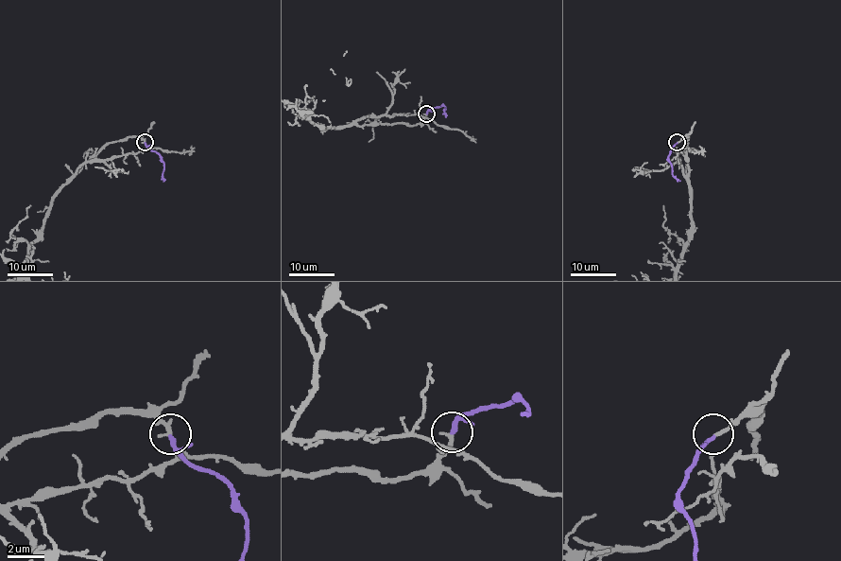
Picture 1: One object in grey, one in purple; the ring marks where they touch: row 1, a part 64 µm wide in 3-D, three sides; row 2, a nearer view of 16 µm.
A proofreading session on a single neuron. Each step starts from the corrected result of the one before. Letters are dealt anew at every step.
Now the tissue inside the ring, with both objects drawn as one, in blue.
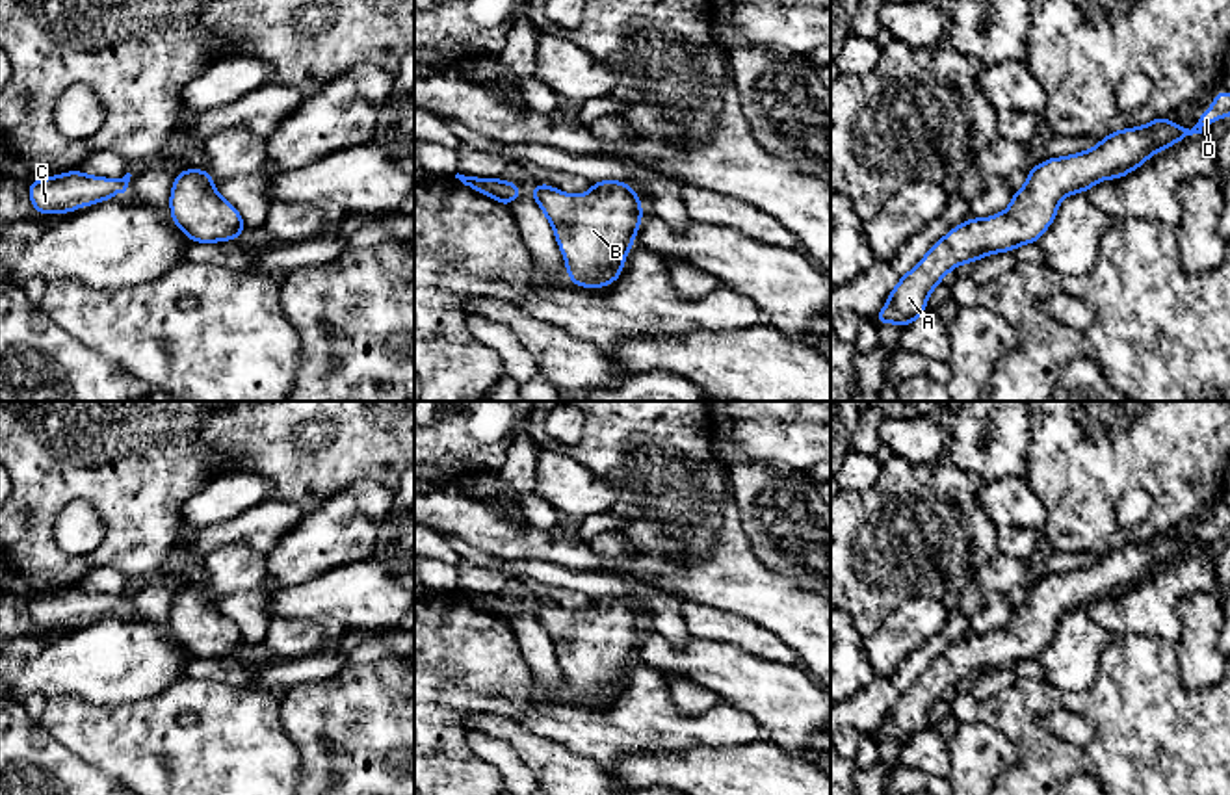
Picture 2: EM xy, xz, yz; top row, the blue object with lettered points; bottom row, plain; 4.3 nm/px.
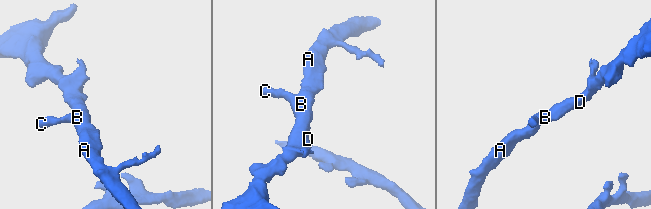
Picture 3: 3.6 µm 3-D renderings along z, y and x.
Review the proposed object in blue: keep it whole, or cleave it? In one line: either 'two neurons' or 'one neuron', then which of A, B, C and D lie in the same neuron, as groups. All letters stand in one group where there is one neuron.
one neuron; groups A B C D

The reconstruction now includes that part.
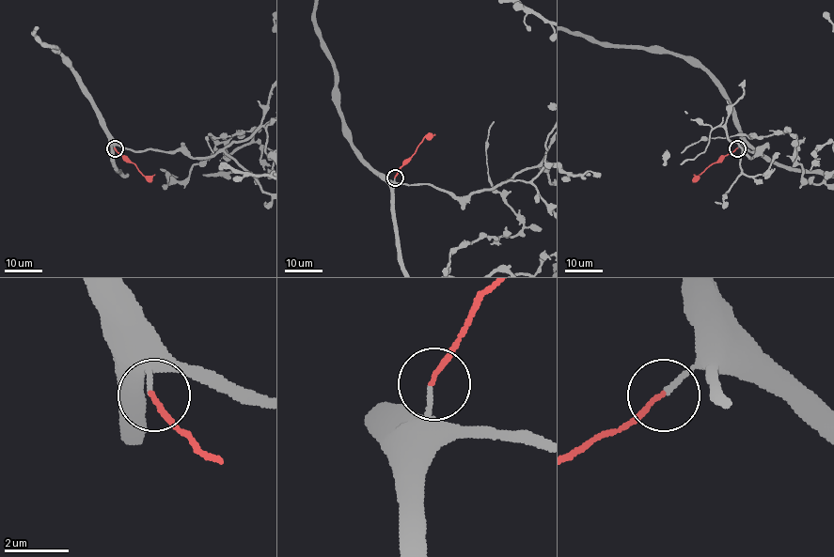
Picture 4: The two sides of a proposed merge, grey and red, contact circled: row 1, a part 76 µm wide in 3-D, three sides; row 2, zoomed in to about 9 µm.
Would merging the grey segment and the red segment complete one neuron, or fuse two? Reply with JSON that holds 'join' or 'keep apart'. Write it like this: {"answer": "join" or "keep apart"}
{"answer": "join"}

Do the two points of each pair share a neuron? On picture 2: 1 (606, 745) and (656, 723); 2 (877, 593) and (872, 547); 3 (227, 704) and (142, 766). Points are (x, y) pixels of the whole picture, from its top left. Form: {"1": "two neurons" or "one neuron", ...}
{"1": "one neuron", "2": "one neuron", "3": "one neuron"}

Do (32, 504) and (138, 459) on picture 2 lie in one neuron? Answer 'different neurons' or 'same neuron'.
same neuron

